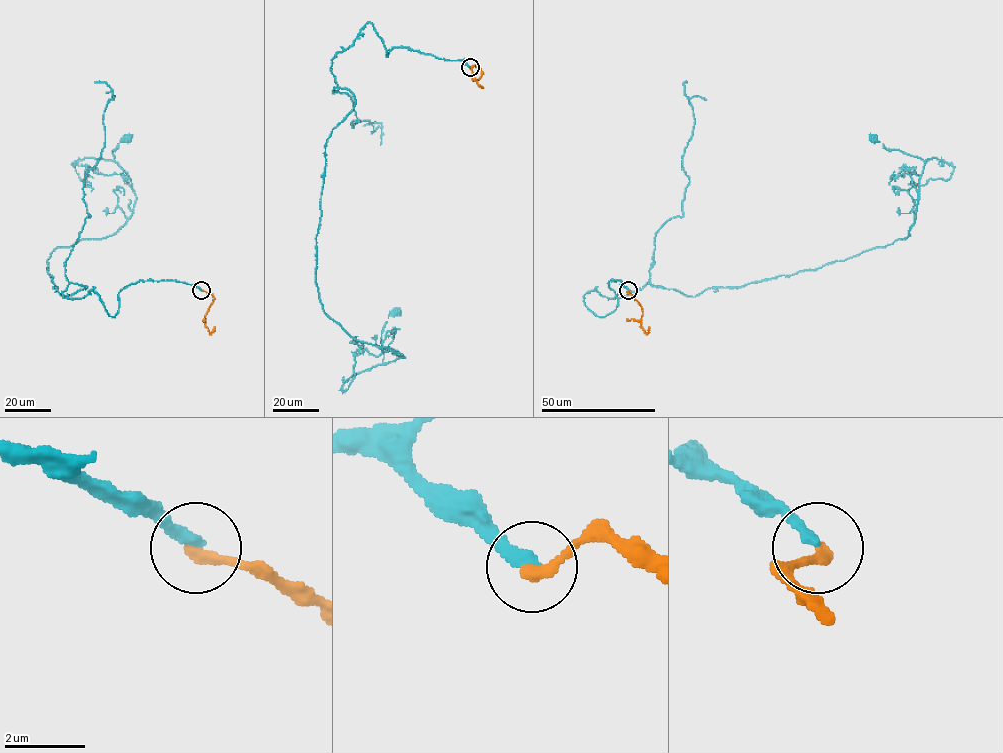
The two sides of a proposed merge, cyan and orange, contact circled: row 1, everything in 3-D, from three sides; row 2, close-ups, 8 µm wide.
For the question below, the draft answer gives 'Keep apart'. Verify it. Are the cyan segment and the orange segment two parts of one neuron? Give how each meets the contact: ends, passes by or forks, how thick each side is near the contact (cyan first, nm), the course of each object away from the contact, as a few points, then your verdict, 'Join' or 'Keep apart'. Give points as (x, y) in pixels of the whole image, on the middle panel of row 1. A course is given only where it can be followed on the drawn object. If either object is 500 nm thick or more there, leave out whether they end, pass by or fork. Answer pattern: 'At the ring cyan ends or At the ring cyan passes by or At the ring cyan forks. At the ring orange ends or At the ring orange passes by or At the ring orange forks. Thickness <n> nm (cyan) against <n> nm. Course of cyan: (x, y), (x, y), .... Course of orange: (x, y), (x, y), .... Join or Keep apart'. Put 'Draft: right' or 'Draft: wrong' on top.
Draft: right
At the ring cyan ends. At the ring orange ends. Thickness 280 nm (cyan) against 300 nm. Course of cyan: (470, 67), (387, 57), (371, 23), (332, 61), (355, 105), (325, 149), (318, 296), (386, 363), (396, 311). Course of orange: (470, 67), (479, 67), (482, 71), (473, 80), (483, 87). Keep apart

